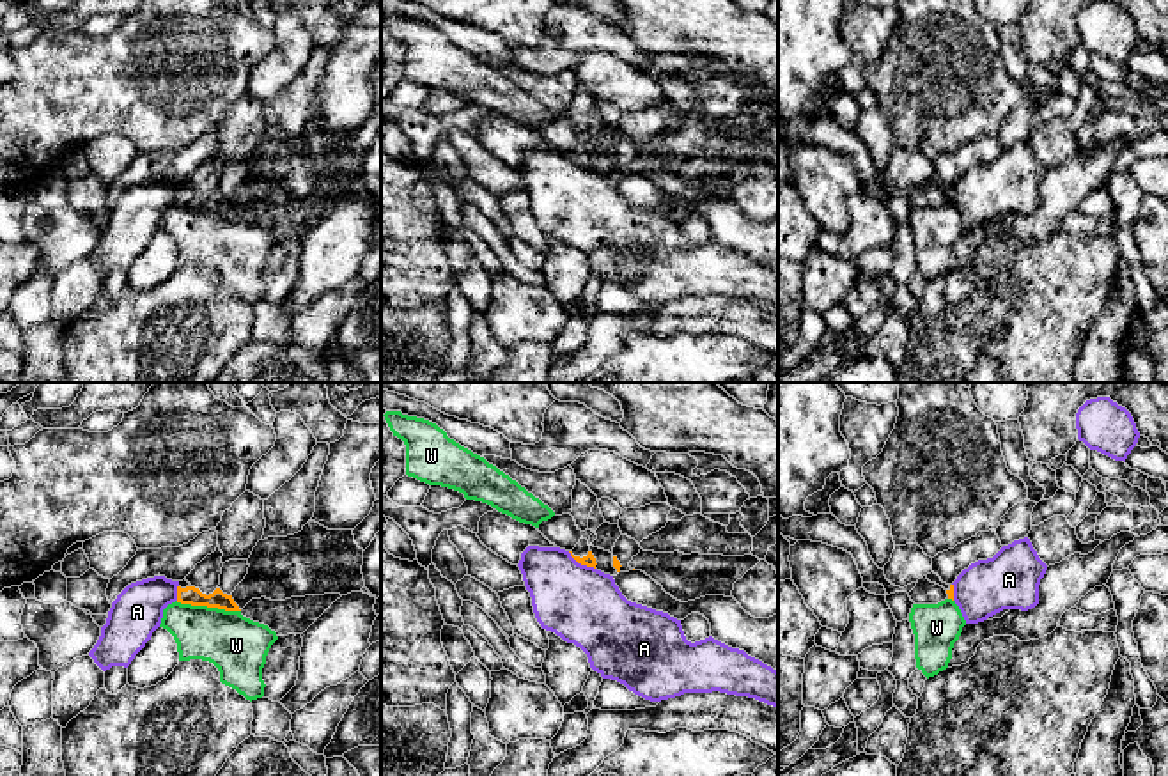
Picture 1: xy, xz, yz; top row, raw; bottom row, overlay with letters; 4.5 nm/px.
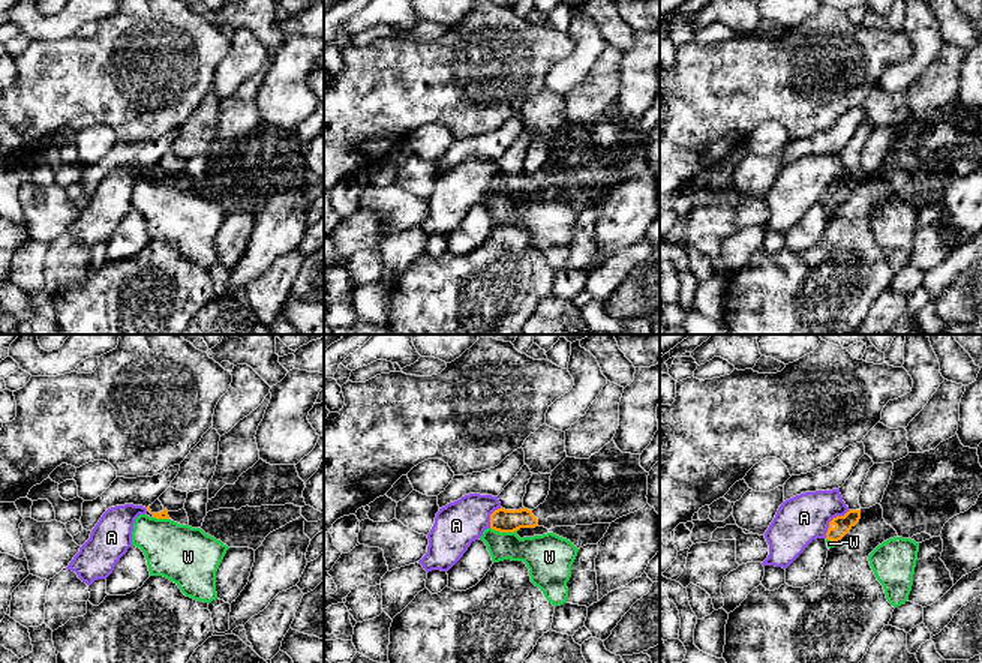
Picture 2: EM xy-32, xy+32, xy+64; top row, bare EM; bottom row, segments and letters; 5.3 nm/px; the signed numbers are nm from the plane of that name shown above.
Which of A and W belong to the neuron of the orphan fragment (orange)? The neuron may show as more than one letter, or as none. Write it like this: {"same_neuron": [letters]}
{"same_neuron": []}

